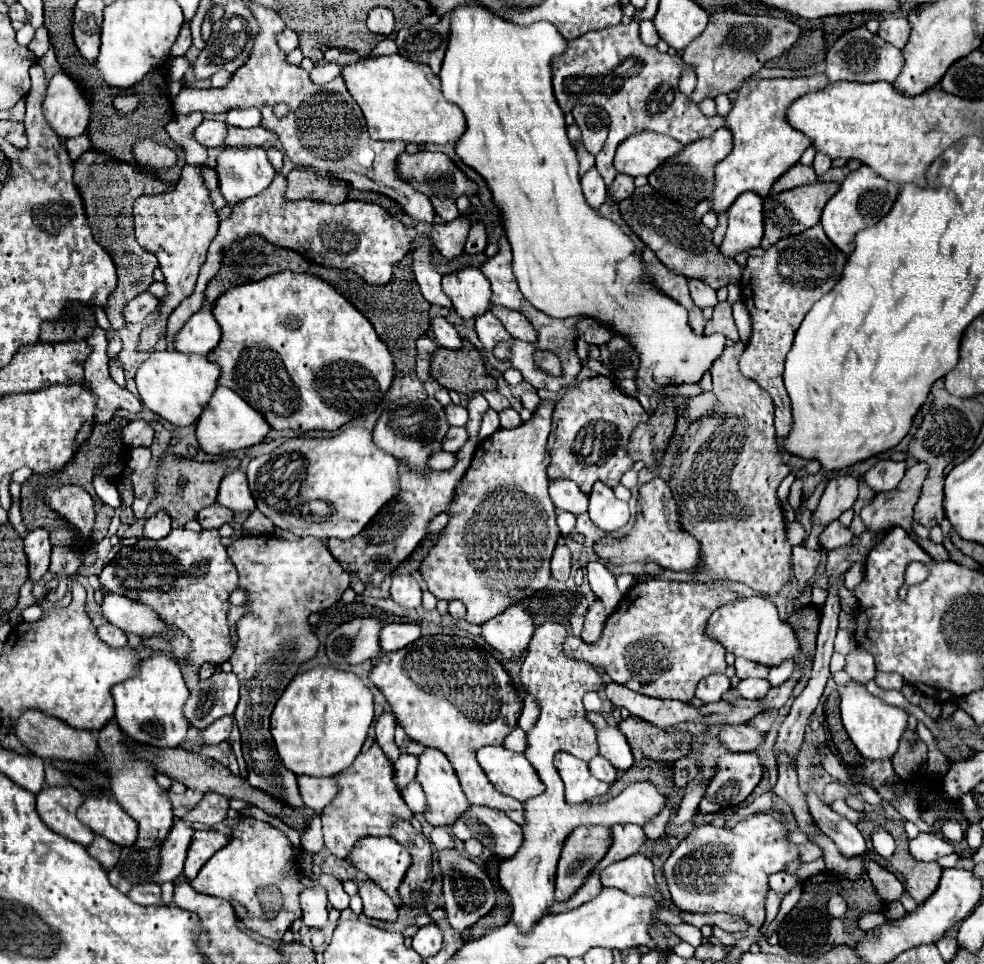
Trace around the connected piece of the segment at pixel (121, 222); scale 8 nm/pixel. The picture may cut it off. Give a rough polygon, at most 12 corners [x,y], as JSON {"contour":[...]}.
{"contour":[[88,150],[74,184],[92,234],[118,268],[106,316],[154,282],[158,258],[134,238],[132,204],[170,192],[154,172]]}

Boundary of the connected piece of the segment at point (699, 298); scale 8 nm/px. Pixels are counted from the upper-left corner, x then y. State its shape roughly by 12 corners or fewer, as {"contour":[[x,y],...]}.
{"contour":[[688,280],[698,308],[716,306],[716,290],[700,280]]}

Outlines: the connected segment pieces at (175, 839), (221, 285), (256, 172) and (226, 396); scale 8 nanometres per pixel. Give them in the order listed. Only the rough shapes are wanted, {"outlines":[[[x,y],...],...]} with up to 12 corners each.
{"outlines":[[[178,820],[162,842],[154,884],[182,874],[194,830]],[[250,234],[224,248],[222,266],[204,296],[310,262]],[[222,148],[214,166],[228,206],[274,178],[266,150]],[[218,386],[196,438],[206,454],[260,444],[270,424]]]}

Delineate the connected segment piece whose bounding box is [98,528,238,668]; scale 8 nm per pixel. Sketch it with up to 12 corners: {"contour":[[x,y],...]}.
{"contour":[[218,530],[122,546],[98,576],[190,640],[188,662],[234,652],[238,574]]}

